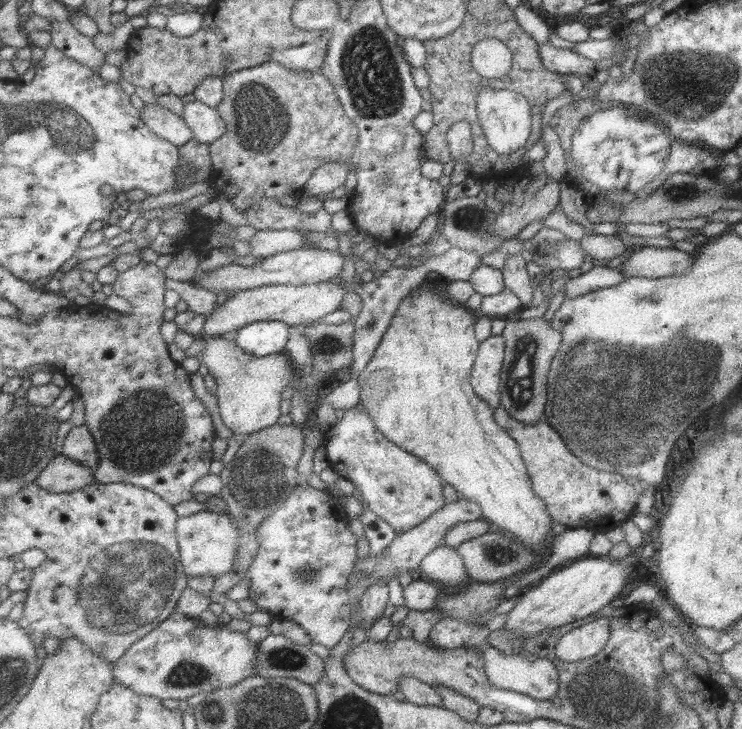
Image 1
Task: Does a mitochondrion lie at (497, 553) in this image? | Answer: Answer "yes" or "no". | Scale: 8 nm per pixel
yes

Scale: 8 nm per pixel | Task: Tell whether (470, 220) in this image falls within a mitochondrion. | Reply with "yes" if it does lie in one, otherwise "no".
yes

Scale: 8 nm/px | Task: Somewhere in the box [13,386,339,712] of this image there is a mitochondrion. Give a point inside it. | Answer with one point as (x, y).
(125, 585)

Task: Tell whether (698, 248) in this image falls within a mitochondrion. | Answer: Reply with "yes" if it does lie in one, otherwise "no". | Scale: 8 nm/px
no

